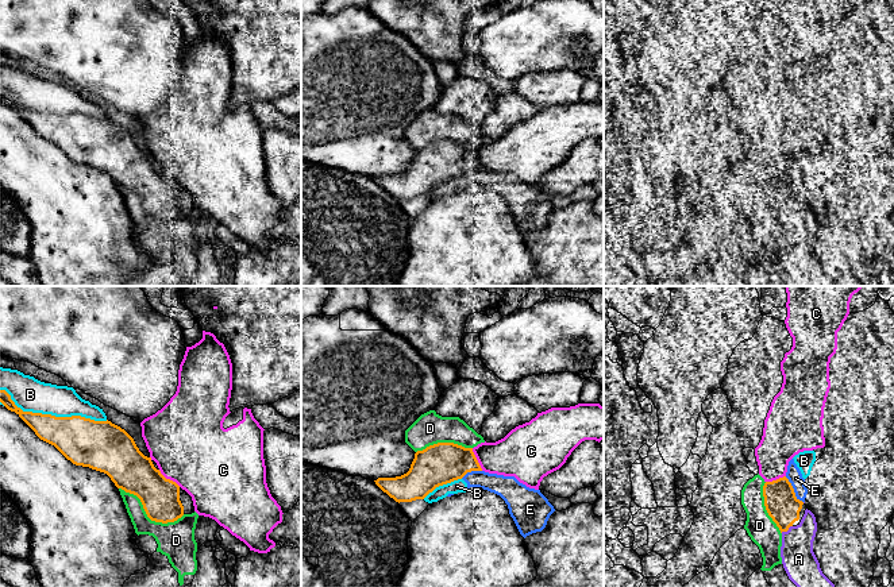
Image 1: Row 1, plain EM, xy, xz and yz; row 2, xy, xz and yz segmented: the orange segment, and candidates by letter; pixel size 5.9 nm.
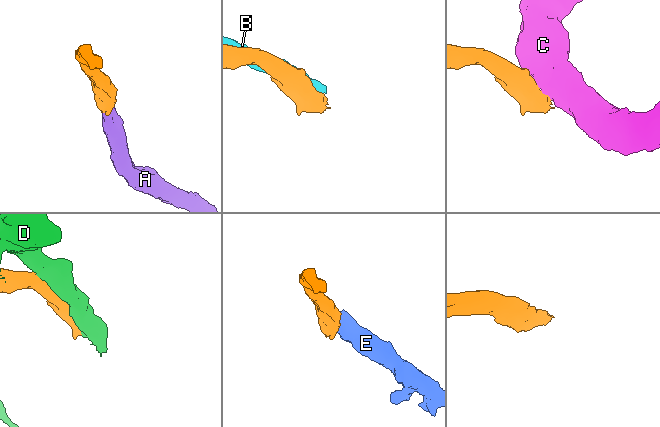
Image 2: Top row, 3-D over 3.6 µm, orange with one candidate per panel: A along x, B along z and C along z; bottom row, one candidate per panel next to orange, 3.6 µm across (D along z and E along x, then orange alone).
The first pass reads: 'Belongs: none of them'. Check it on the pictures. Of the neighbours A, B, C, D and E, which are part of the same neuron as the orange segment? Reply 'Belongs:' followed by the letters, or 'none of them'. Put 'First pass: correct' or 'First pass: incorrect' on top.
First pass: incorrect
Belongs: A

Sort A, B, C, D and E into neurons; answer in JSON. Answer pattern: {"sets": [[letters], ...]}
{"sets": [["A"], ["B", "E"], ["C"], ["D"]]}

